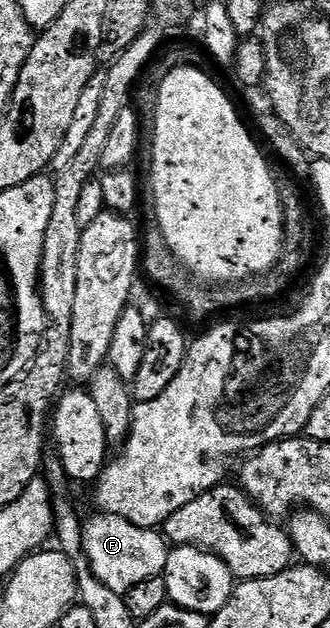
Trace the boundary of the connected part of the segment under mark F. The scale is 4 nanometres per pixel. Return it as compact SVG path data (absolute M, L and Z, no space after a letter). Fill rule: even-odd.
M95 512L91 519L84 521L83 546L85 556L88 557L92 572L101 584L112 590L113 593L124 595L133 584L141 584L141 580L160 577L167 563L169 543L158 529L138 526L121 516L113 516L102 512Z

